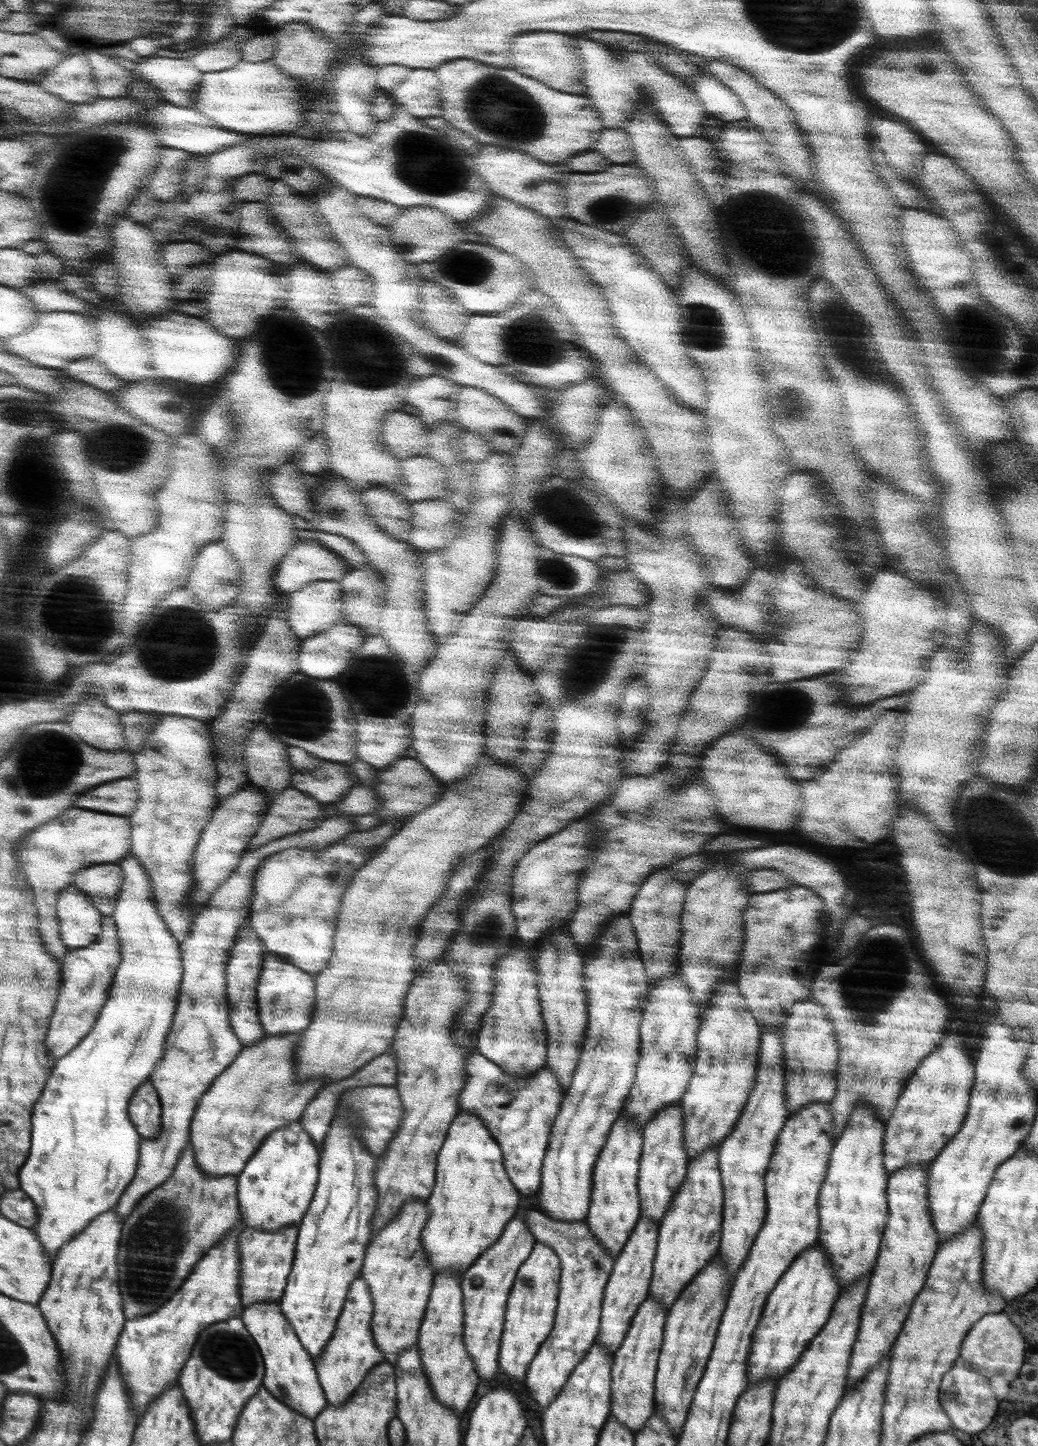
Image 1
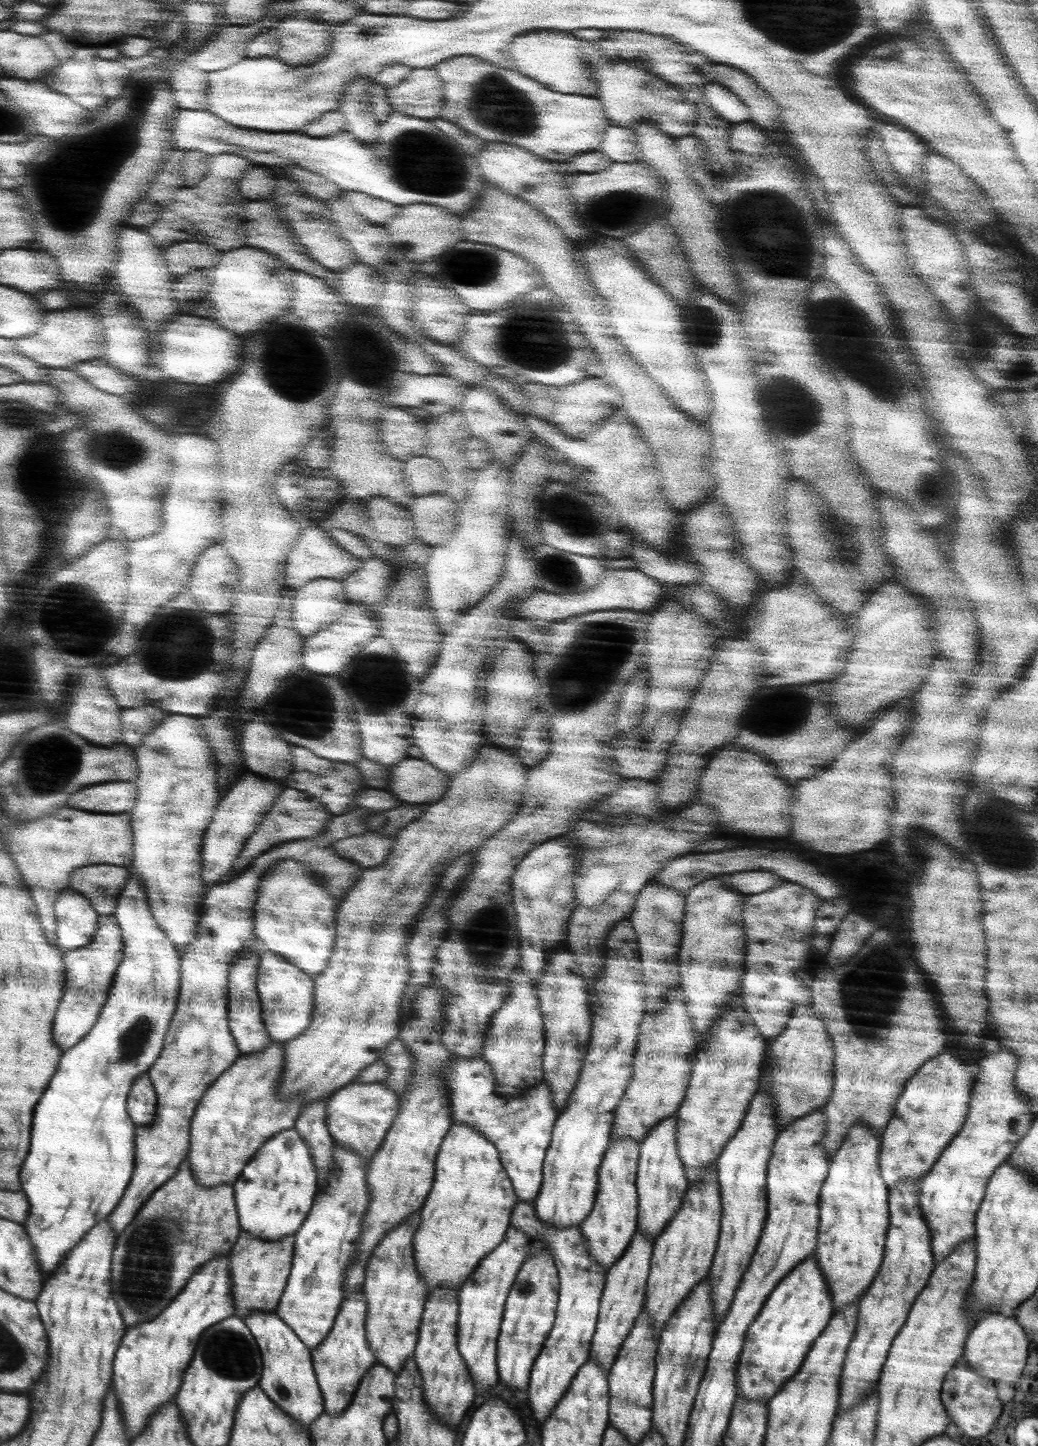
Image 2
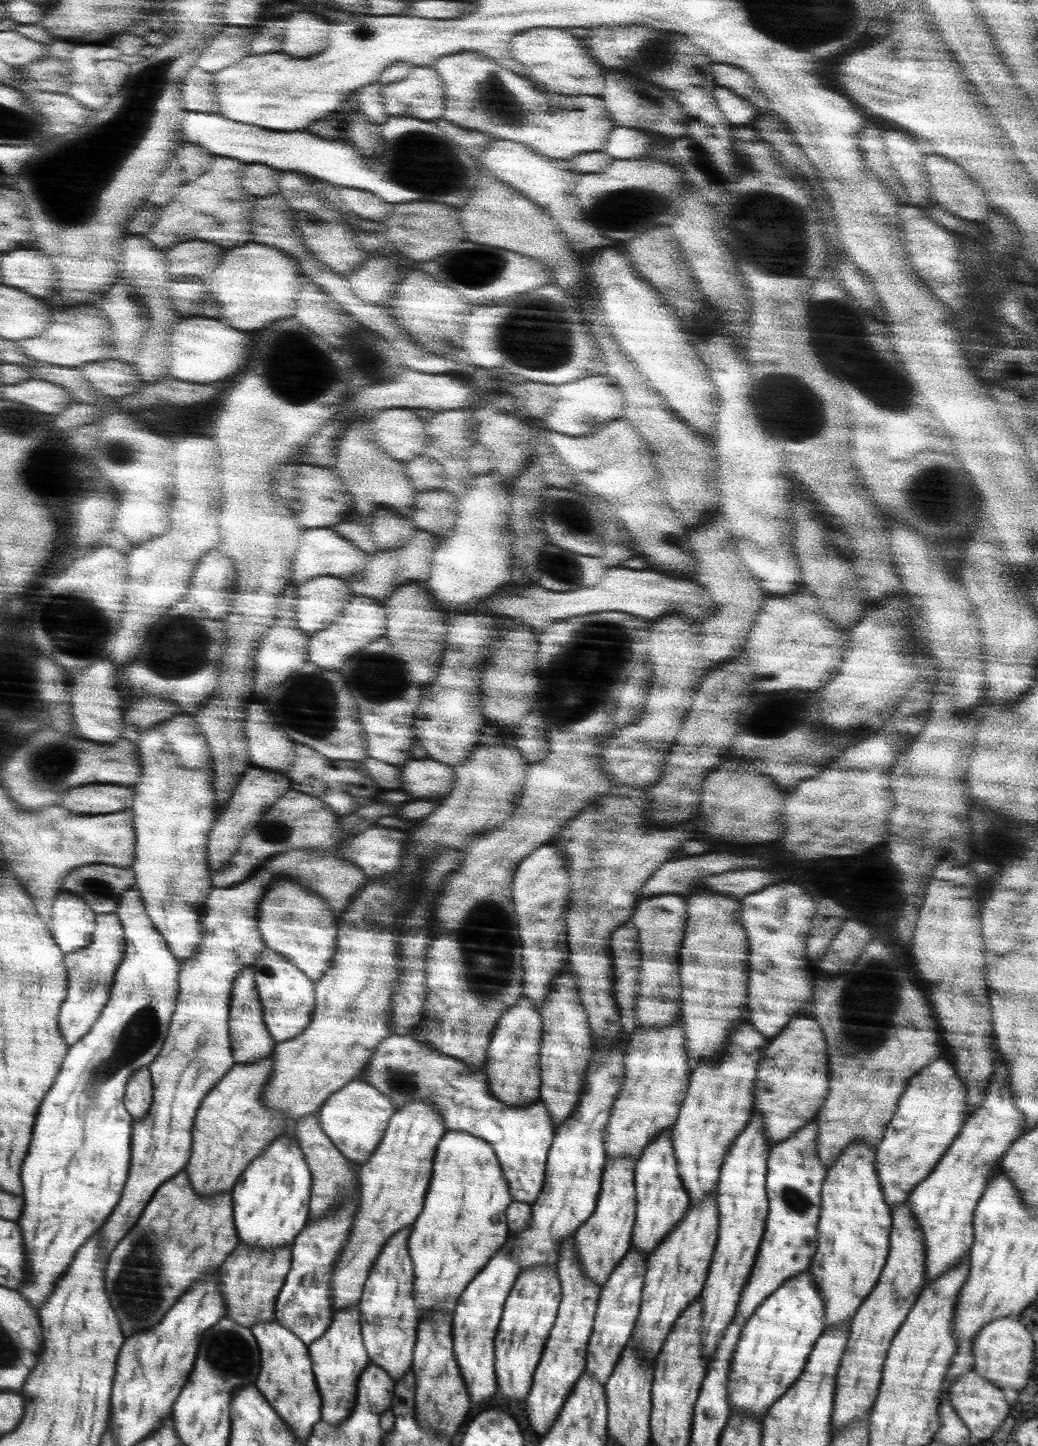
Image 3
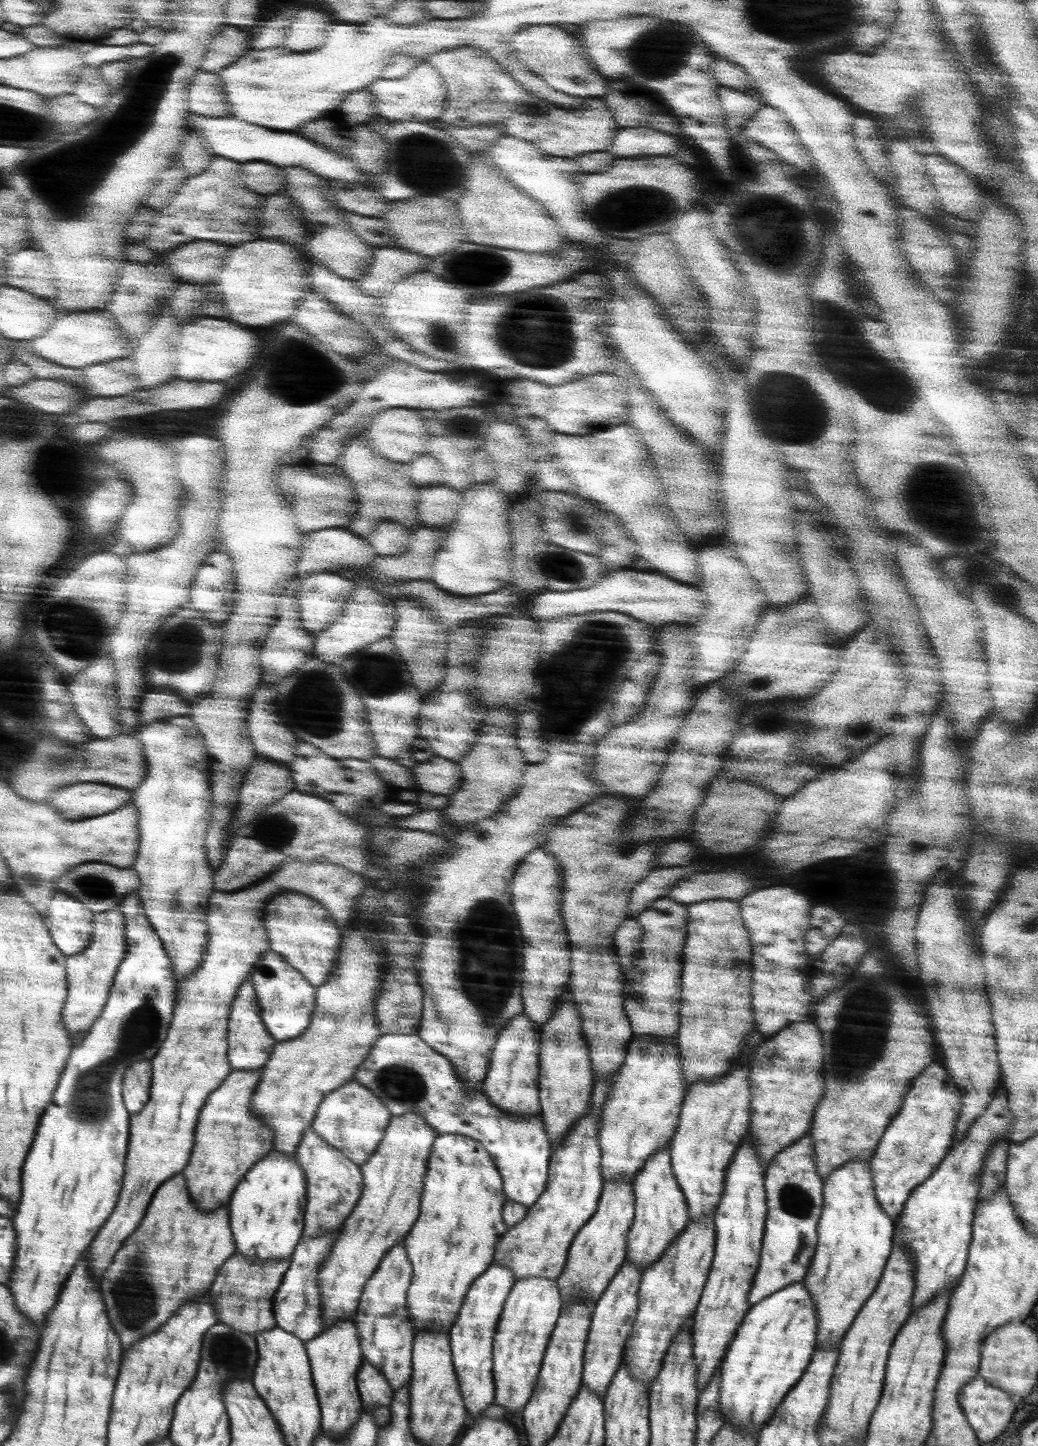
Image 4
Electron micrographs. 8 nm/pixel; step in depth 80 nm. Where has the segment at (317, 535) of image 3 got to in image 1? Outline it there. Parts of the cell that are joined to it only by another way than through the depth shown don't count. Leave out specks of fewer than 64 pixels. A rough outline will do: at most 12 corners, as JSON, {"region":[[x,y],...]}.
{"region":[[306,540],[279,562],[274,584],[293,593],[354,568],[326,545]]}

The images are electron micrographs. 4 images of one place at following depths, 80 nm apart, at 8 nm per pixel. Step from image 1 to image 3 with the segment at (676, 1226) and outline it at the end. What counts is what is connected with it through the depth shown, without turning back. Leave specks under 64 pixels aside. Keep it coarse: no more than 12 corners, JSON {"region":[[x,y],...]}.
{"region":[[717,1193],[690,1204],[647,1258],[633,1341],[655,1364],[705,1288]]}

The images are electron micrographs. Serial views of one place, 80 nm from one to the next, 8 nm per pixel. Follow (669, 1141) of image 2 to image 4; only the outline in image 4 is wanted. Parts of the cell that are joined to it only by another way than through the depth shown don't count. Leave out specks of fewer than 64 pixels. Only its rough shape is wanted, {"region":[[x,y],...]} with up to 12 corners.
{"region":[[669,1151],[634,1176],[627,1258],[642,1272],[688,1227]]}

